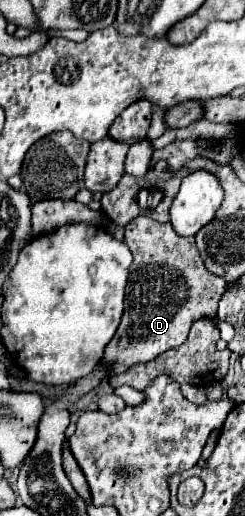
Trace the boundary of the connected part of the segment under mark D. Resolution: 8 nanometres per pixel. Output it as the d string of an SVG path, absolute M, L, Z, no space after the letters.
M136 217L124 227L124 243L134 253L134 265L130 267L130 281L126 285L124 317L102 357L108 377L124 373L134 365L146 365L160 353L180 347L194 321L216 317L218 301L226 291L226 279L212 275L204 267L194 237L178 235L172 223Z

